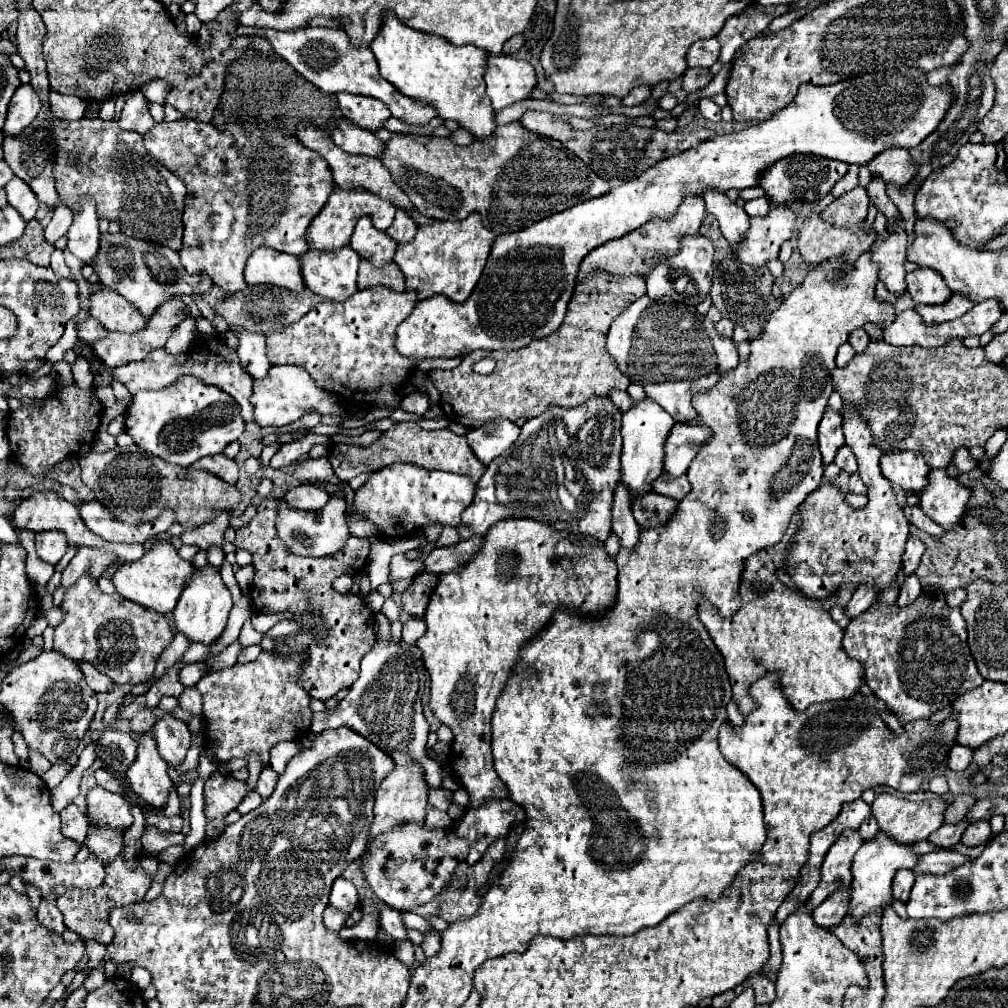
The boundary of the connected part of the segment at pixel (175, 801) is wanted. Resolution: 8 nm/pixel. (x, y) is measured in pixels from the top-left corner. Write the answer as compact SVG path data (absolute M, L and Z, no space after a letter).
M174 783L173 789L169 793L165 808L163 809L163 813L168 817L179 815L180 805L180 799L177 794L177 784Z

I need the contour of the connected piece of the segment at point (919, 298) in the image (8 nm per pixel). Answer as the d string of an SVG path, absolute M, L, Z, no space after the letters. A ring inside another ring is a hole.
M915 269L907 273L907 293L915 303L943 305L951 299L953 291L945 285L943 277L931 269Z

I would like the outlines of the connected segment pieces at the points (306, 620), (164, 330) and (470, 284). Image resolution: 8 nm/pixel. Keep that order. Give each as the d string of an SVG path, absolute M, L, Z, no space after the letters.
M267 497L257 507L253 521L247 527L237 529L235 547L249 551L255 565L253 587L249 591L251 605L255 613L291 611L293 619L303 625L299 633L277 639L275 647L283 655L309 649L299 685L305 687L313 699L327 701L357 681L359 663L375 645L373 613L367 603L357 595L341 595L331 587L337 577L355 575L367 567L371 543L367 539L349 537L345 547L331 557L297 557L279 541L275 531L275 513L275 499Z
M173 297L171 301L165 301L155 311L155 315L147 321L143 331L137 331L137 333L109 333L105 339L101 339L93 345L93 351L97 353L97 357L109 369L115 369L115 367L131 363L131 361L143 361L143 357L147 357L147 353L165 347L165 343L167 343L169 335L173 333L173 329L183 321L183 311L185 311L185 303L179 297Z
M473 213L463 221L431 221L429 225L419 225L411 243L397 247L393 261L403 269L405 289L417 291L419 299L447 295L451 301L463 303L483 273L495 237L493 231L481 225L479 213Z

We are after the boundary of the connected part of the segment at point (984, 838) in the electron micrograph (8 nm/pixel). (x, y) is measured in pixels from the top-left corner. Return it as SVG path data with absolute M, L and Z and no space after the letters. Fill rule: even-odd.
M981 819L981 821L971 823L971 825L965 829L961 843L967 845L967 847L977 847L977 845L987 843L991 837L993 837L993 833L991 833L989 821L983 821L983 819Z

